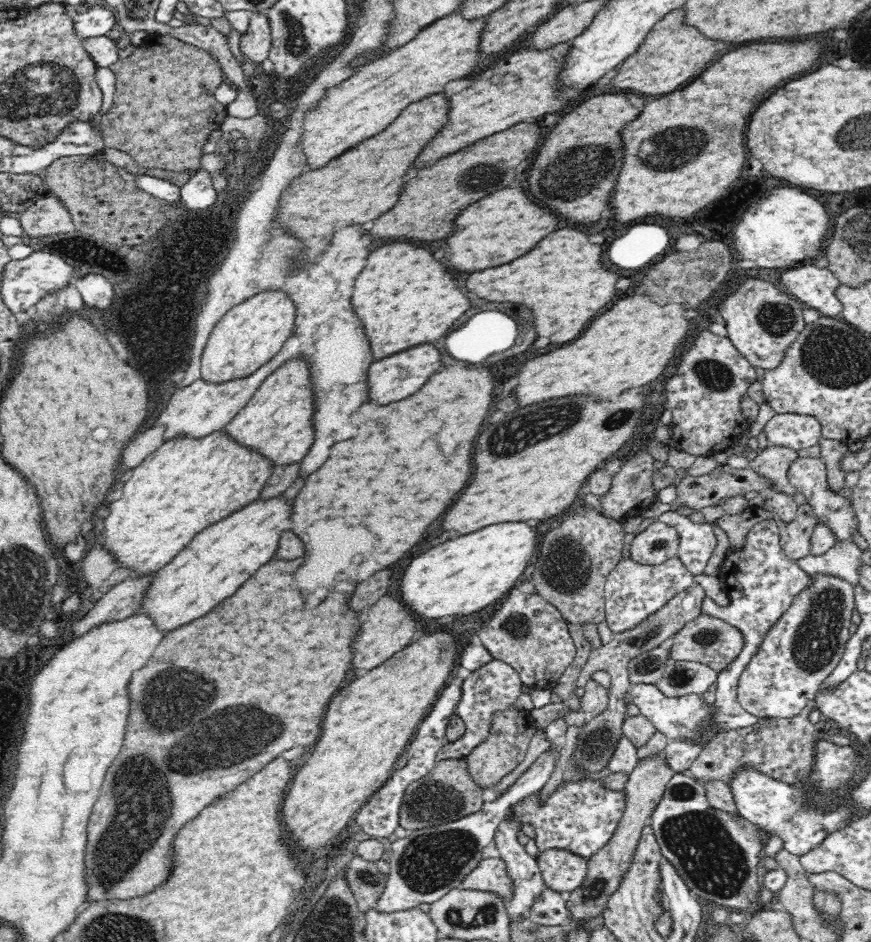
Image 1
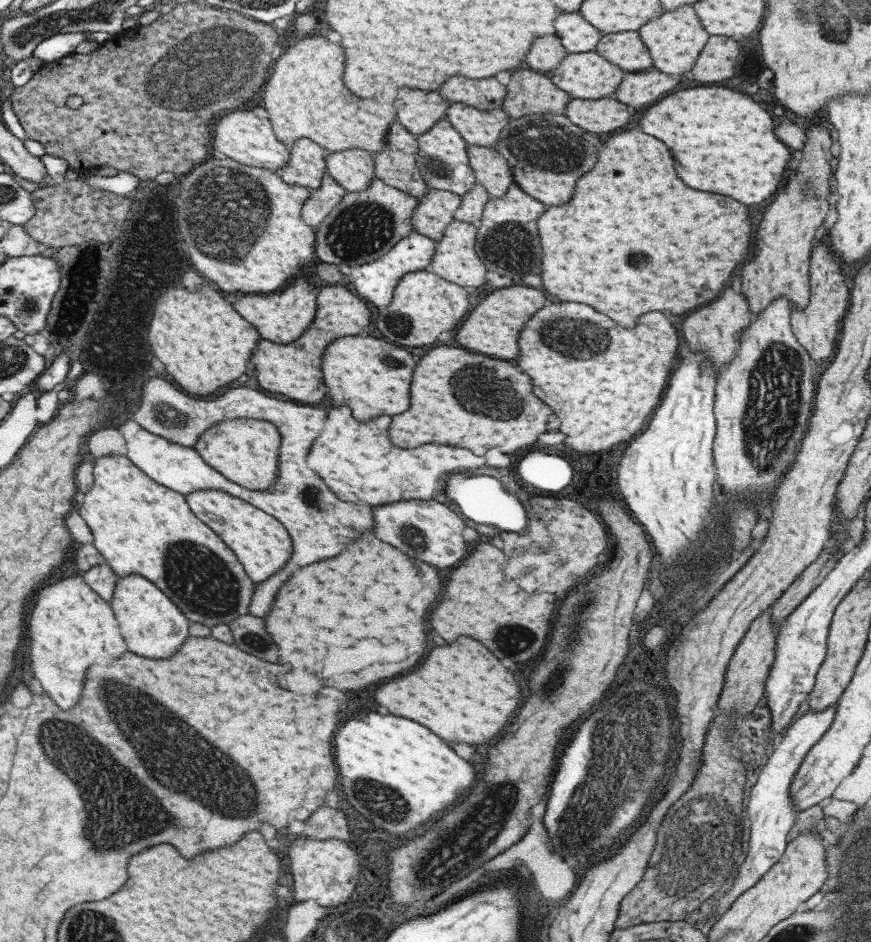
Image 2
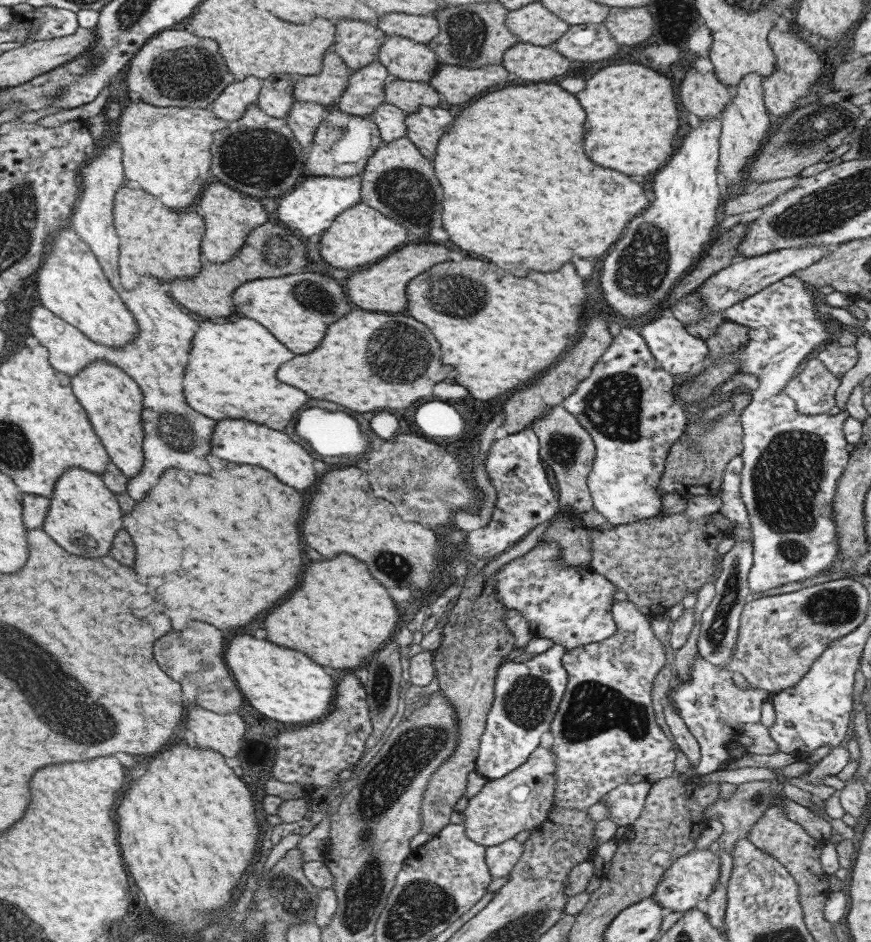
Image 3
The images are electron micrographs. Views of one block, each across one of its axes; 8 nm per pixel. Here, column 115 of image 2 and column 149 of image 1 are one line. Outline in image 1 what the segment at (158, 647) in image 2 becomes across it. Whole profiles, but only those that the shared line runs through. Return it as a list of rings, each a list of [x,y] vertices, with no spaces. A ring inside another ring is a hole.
[[[272,498],[256,500],[232,516],[208,526],[196,534],[168,564],[153,573],[134,613],[149,618],[152,626],[164,635],[194,622],[196,618],[202,618],[269,562],[278,548],[280,533],[290,526],[288,516],[290,504]]]

